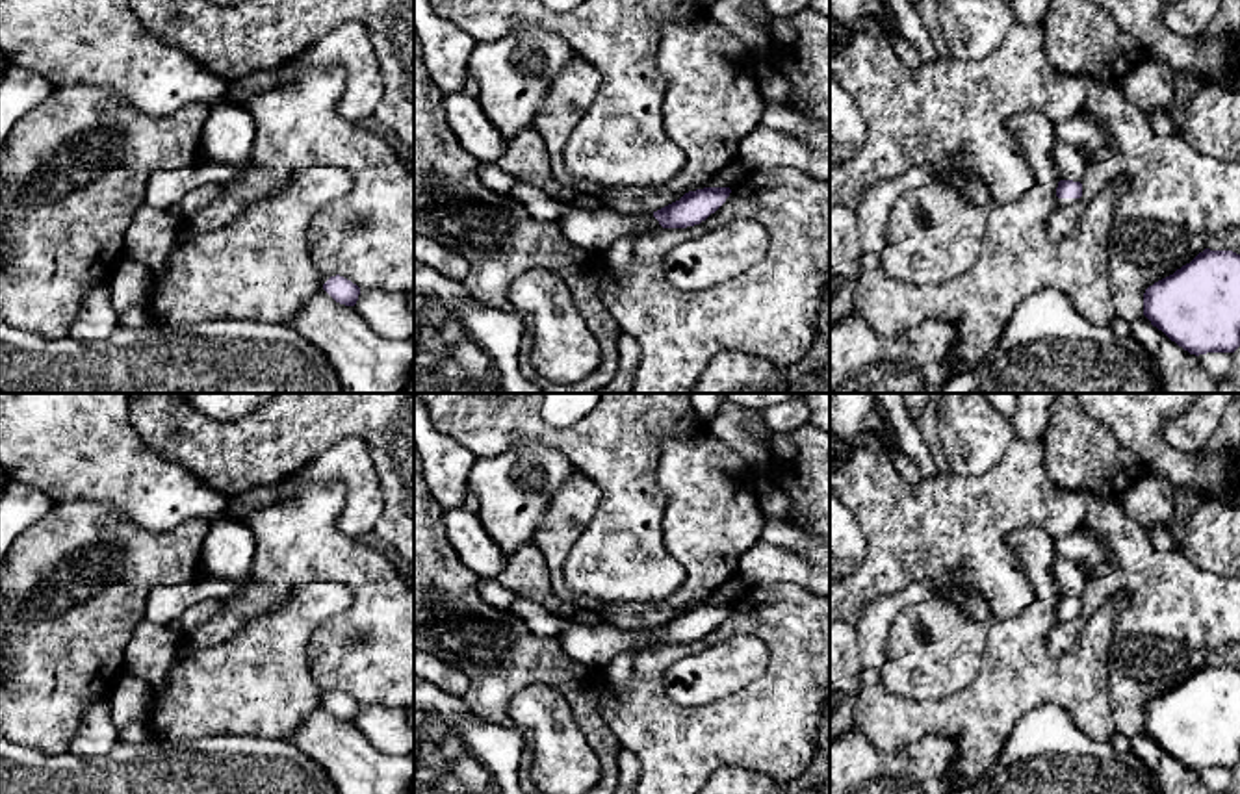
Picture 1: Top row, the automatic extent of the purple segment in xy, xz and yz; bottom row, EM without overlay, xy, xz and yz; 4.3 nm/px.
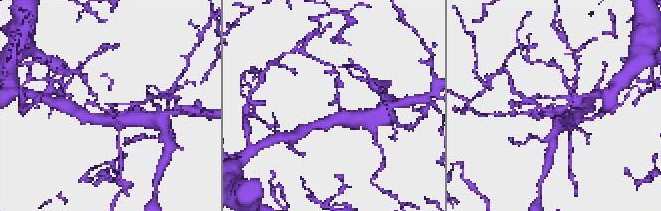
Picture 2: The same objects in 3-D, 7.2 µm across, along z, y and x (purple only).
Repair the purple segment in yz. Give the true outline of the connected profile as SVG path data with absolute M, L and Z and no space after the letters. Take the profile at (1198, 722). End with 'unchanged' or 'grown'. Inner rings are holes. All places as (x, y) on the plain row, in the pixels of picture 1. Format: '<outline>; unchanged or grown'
M1205 664L1143 709L1143 731L1190 770L1240 762L1240 670Z; unchanged

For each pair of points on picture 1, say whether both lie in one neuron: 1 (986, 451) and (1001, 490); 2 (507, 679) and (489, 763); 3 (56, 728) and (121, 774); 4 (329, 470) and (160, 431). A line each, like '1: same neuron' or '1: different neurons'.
1: different neurons
2: different neurons
3: different neurons
4: different neurons

